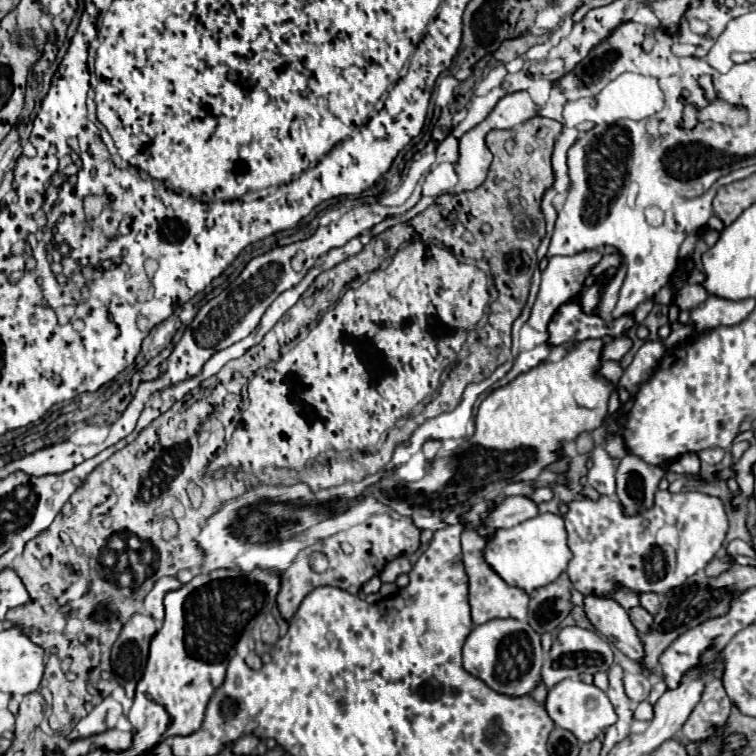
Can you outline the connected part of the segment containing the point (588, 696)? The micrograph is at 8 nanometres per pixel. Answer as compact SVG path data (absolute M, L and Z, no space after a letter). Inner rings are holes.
M561 680L555 688L551 688L545 700L545 710L557 726L573 732L581 742L589 742L597 736L603 736L605 730L617 722L617 714L607 694L595 684L585 684L581 680Z

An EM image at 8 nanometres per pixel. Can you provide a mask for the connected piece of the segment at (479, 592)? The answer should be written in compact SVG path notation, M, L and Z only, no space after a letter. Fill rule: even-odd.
M479 500L467 514L463 514L461 522L467 522L465 532L461 534L461 548L463 548L463 564L465 574L469 578L469 606L471 606L471 620L473 624L485 624L493 618L515 618L515 620L527 620L527 604L529 596L513 586L507 586L483 560L483 546L487 544L487 538L481 538L475 534L475 528L481 524L483 518L489 514L489 502Z

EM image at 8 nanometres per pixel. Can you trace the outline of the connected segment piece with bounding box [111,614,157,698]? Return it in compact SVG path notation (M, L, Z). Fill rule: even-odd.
M135 614L121 630L111 652L111 666L117 682L127 690L131 698L135 694L135 684L145 672L149 658L149 640L157 634L155 620L145 614Z

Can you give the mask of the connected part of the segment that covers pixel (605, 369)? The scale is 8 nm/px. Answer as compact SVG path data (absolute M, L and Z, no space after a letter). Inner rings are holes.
M603 361L601 362L601 375L611 381L613 384L617 384L623 374L623 369L619 362L616 361Z

